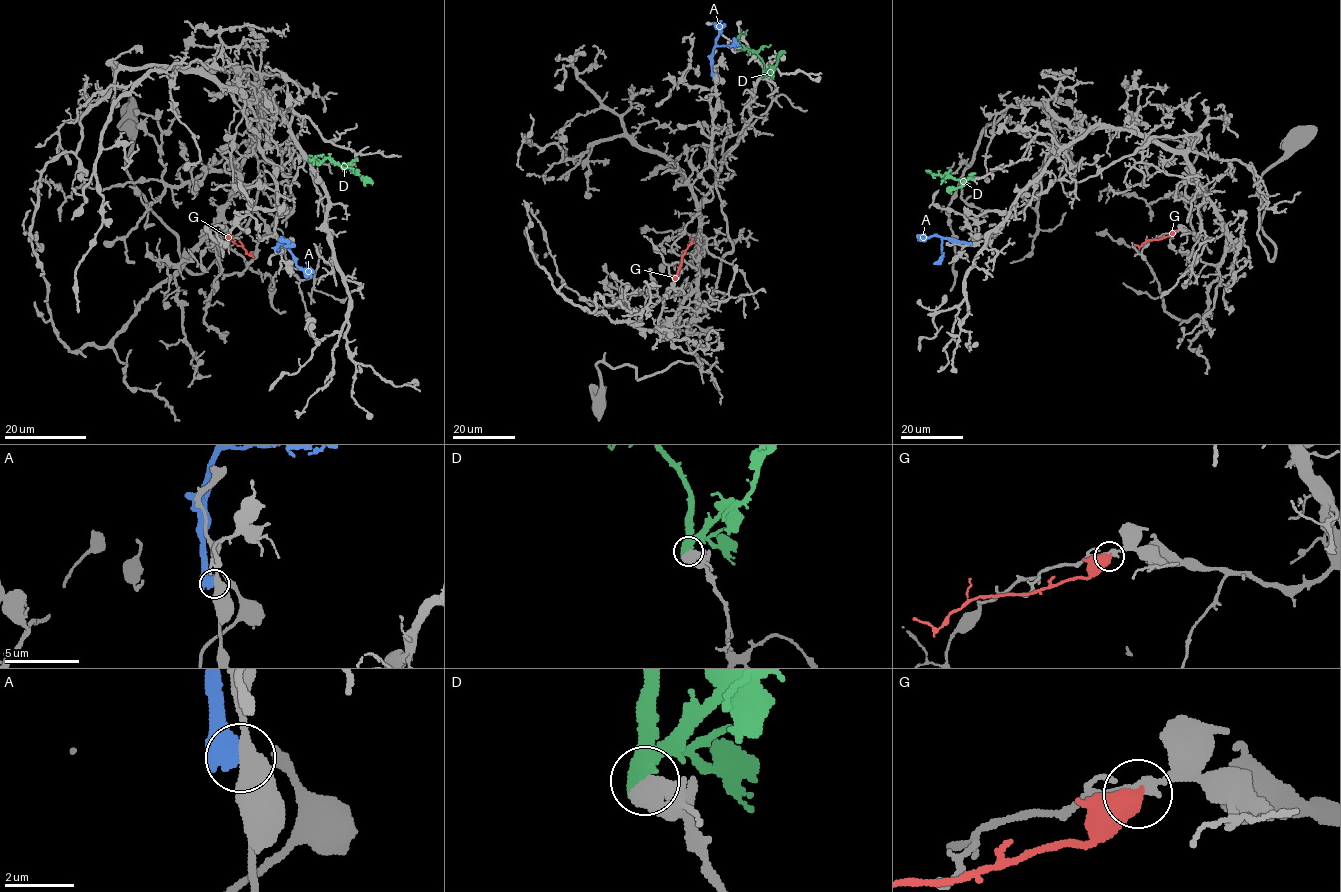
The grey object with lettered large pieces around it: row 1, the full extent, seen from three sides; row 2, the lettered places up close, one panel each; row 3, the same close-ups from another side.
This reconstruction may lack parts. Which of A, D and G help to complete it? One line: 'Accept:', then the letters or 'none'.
Accept: none

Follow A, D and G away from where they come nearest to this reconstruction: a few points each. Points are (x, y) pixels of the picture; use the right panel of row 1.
A: (971, 244), (943, 238), (940, 264)
D: (972, 178), (957, 179), (946, 172), (943, 176), (925, 170)
G: (1176, 231), (1159, 240), (1148, 240), (1139, 247), (1134, 244)

